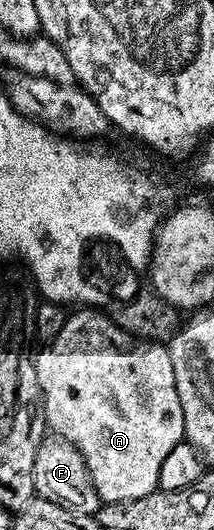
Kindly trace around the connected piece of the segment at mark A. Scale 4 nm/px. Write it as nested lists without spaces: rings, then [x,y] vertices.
[[[80,308],[80,310],[75,314],[75,312],[69,313],[66,324],[62,324],[62,332],[58,332],[58,336],[52,342],[47,343],[43,347],[44,350],[35,355],[34,361],[36,363],[36,379],[38,380],[38,388],[40,389],[40,400],[44,408],[44,421],[46,423],[47,429],[51,431],[53,435],[57,438],[65,438],[70,444],[74,444],[74,448],[78,448],[78,452],[82,452],[82,456],[86,460],[86,468],[90,472],[90,480],[94,480],[94,488],[98,492],[101,503],[106,502],[125,502],[126,500],[138,500],[138,496],[146,496],[152,493],[153,490],[158,487],[158,468],[162,468],[162,460],[166,460],[166,456],[170,452],[170,448],[174,448],[180,442],[185,441],[184,436],[184,417],[182,416],[182,404],[178,400],[178,388],[174,384],[174,364],[170,364],[170,352],[168,351],[167,345],[161,344],[159,342],[145,342],[143,338],[135,338],[134,335],[128,334],[122,328],[118,328],[115,322],[112,321],[111,317],[107,313],[96,314],[95,309],[92,308]]]

